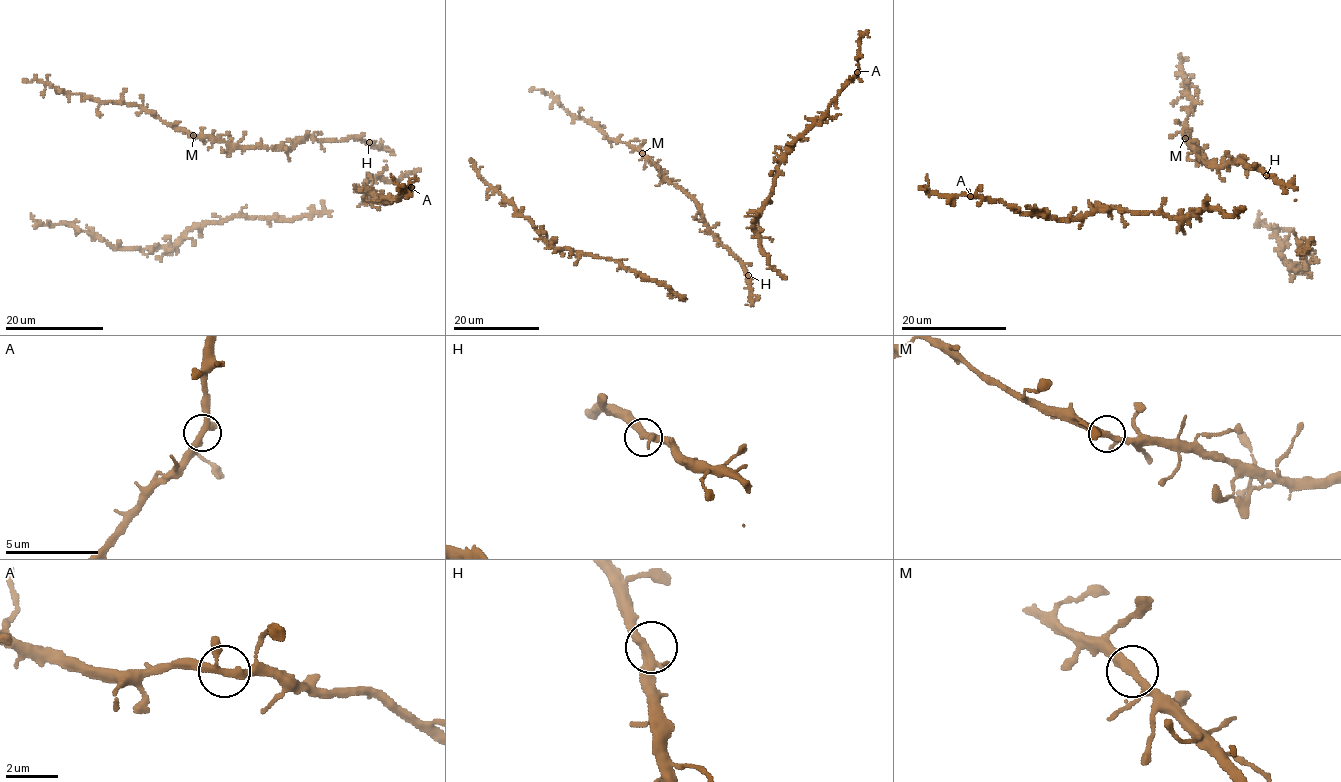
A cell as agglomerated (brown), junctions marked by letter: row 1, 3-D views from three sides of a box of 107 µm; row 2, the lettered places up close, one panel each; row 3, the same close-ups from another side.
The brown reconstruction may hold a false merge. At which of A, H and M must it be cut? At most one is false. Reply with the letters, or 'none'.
none

